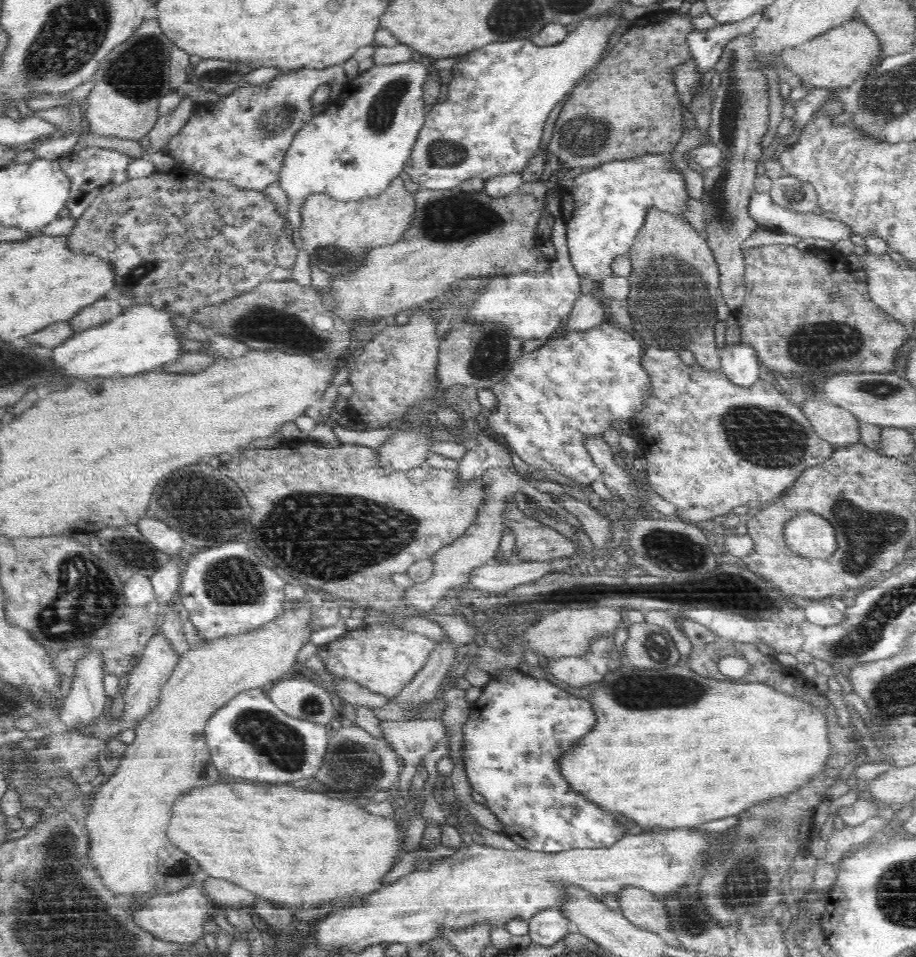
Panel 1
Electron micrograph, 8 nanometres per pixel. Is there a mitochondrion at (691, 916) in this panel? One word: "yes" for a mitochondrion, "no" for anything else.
yes

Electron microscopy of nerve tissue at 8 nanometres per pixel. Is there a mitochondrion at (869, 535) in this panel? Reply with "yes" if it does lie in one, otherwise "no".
yes

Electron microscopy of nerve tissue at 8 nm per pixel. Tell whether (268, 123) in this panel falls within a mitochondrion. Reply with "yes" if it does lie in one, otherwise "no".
yes

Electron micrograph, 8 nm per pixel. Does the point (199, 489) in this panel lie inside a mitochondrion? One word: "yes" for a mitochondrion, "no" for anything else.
yes

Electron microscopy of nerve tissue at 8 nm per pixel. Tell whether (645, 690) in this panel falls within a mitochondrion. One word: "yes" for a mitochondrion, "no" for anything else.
yes

